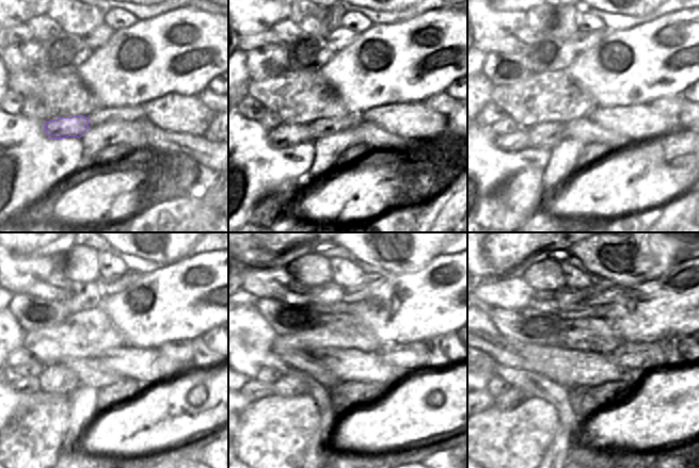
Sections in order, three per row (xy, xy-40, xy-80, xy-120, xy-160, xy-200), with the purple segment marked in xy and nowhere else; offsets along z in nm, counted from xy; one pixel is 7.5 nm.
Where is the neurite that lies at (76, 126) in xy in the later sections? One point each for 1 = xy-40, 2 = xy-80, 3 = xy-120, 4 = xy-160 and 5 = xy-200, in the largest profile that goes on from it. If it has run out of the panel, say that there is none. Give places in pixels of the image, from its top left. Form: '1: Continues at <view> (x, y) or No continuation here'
1: Continues at xy-40 (284, 135)
2: Continues at xy-80 (520, 140)
3: Continues at xy-120 (30, 385)
4: Continues at xy-160 (254, 390)
5: Continues at xy-200 (489, 400)

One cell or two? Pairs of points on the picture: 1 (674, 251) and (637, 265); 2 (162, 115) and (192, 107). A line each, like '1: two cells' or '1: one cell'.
1: one cell
2: one cell

